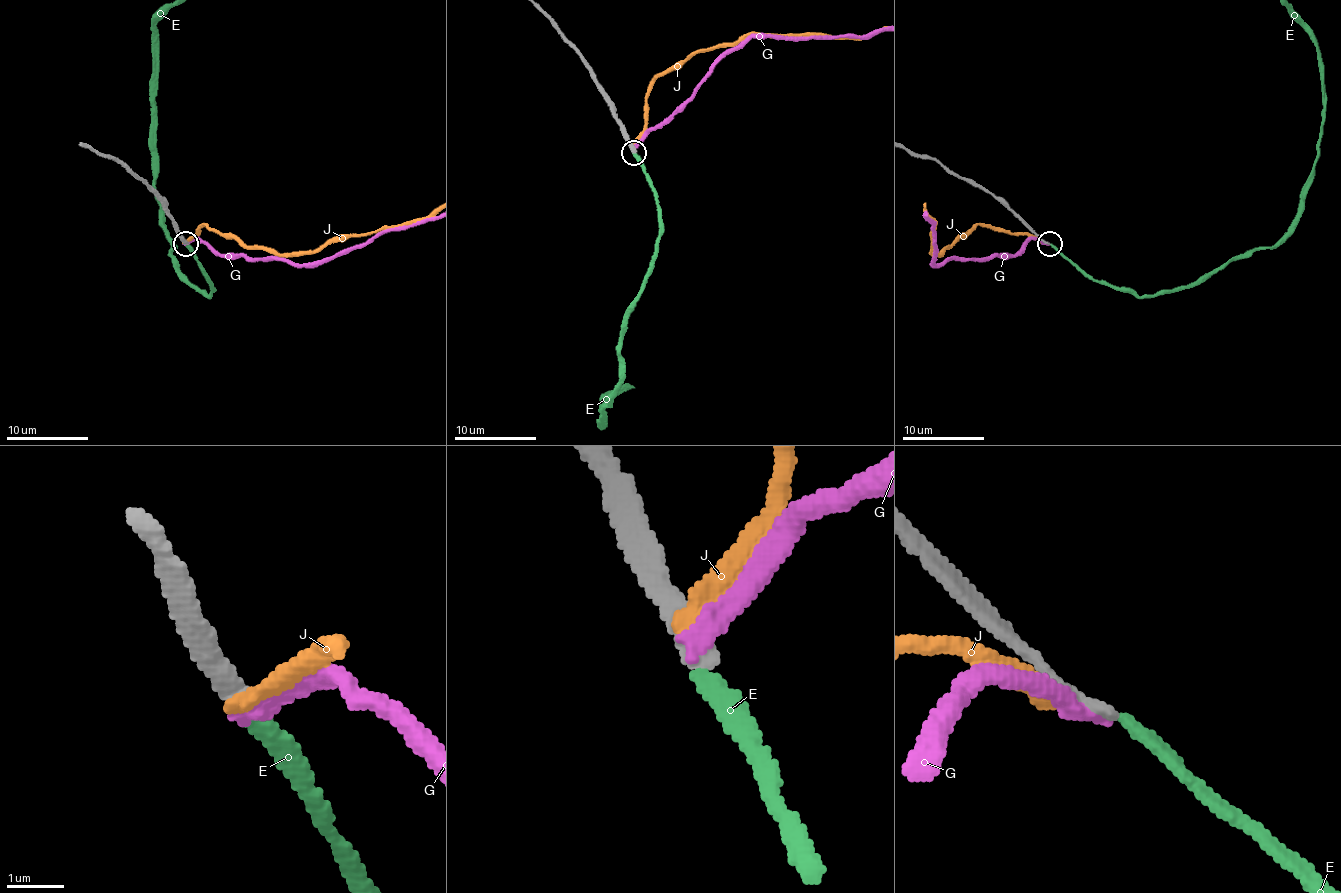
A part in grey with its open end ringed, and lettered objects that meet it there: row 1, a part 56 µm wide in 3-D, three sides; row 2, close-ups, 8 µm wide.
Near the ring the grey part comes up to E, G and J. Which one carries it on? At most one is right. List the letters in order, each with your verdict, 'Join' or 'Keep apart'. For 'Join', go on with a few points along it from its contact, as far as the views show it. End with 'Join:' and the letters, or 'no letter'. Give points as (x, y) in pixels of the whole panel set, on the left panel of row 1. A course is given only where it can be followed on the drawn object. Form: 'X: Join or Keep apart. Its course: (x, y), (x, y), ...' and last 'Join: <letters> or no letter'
E: Join
G: Keep apart
J: Keep apart
Join: E

